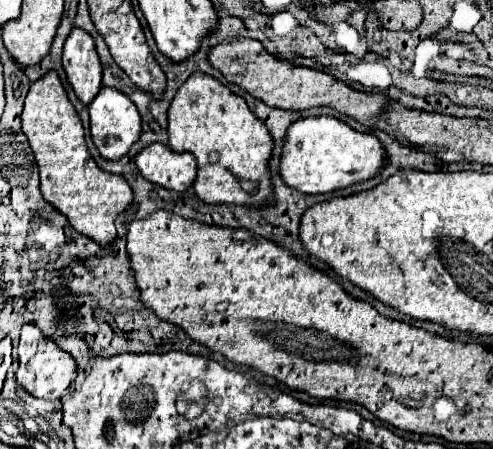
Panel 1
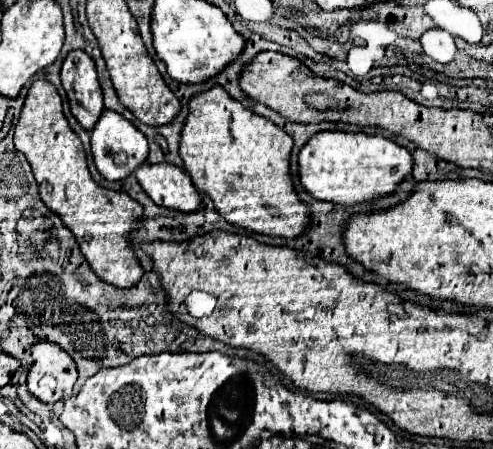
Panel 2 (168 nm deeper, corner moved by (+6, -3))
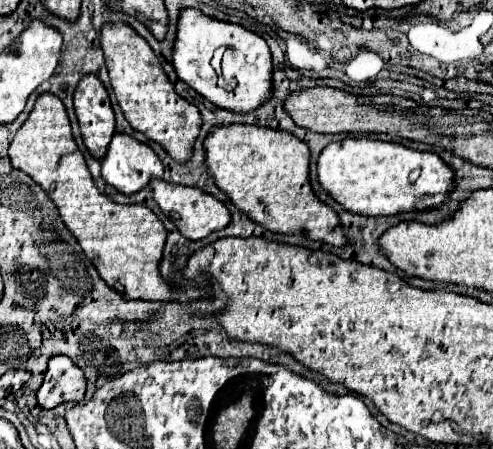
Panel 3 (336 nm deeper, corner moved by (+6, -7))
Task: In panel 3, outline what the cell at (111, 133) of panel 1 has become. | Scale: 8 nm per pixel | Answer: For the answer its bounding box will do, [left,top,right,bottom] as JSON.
[102,133,164,195]

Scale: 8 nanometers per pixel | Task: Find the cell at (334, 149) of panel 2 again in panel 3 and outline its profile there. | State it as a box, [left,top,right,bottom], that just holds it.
[318,139,456,215]

